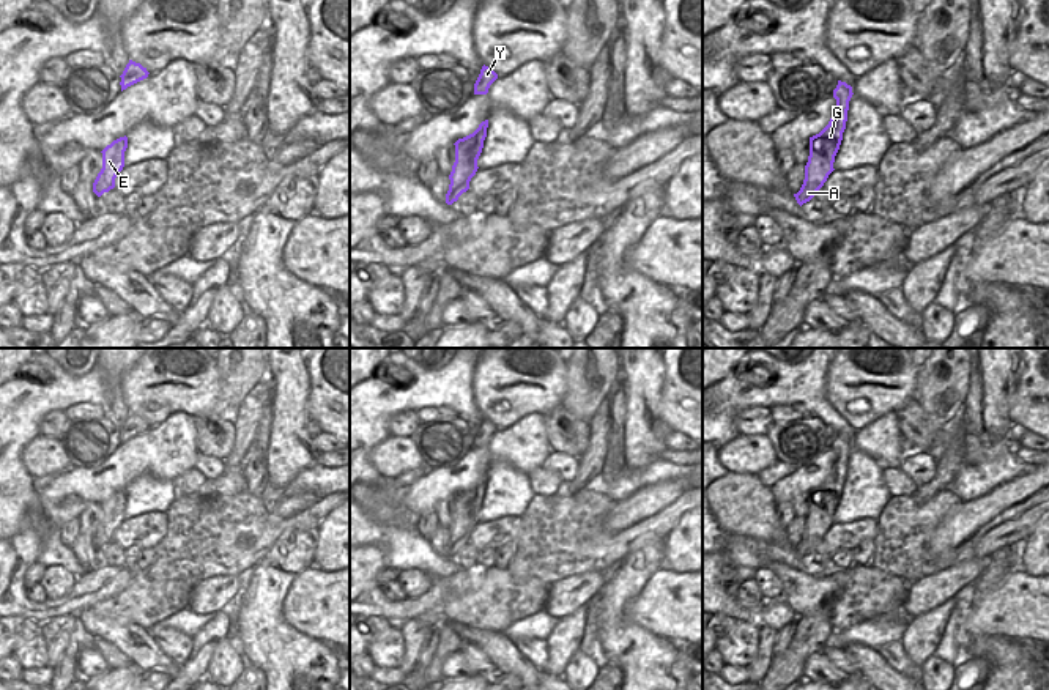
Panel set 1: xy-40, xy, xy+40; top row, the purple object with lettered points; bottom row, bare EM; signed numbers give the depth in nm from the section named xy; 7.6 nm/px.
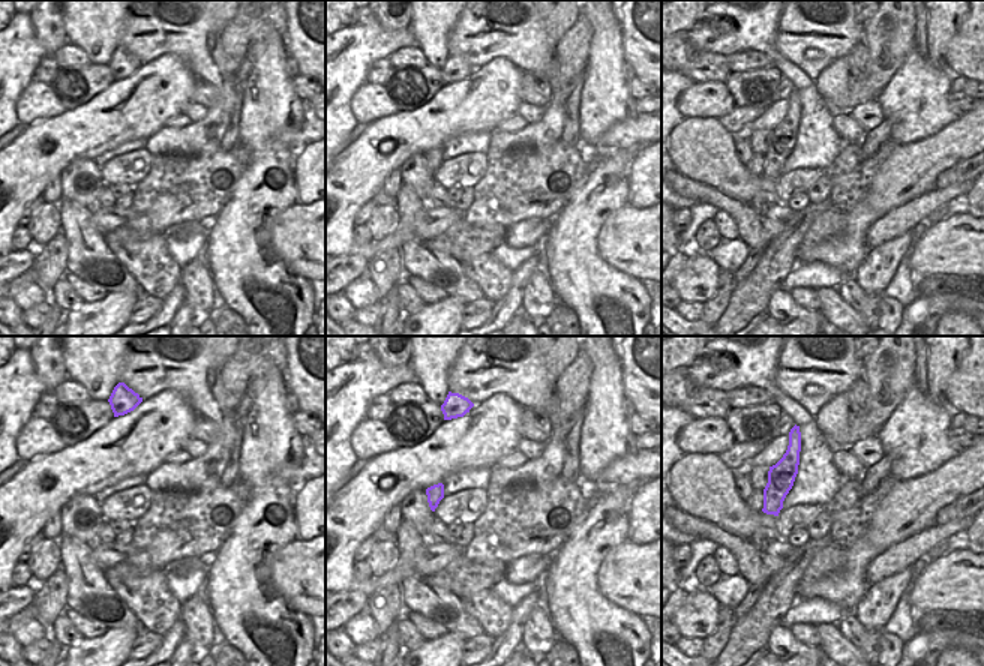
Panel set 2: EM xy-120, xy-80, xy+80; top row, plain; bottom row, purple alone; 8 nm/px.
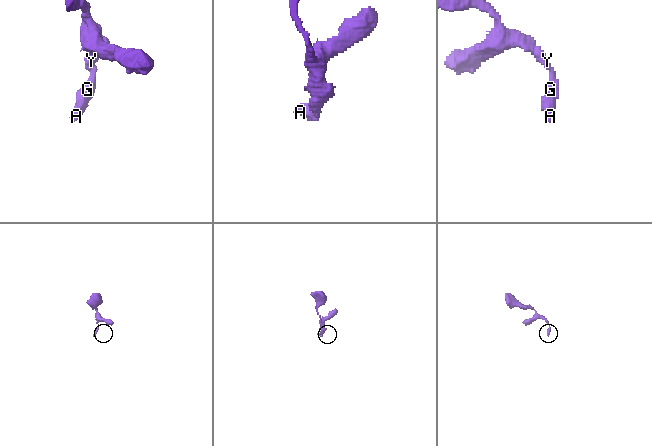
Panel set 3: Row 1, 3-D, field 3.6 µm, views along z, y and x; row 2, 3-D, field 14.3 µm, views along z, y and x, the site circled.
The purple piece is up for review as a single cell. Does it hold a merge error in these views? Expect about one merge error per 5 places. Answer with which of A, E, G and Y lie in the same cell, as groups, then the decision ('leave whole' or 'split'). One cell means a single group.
groups A E G Y; leave whole

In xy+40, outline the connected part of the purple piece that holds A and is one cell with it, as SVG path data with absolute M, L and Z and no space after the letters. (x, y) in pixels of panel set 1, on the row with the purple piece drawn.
M838 80L836 88L833 90L836 109L828 124L819 134L810 137L810 156L805 165L805 180L800 191L794 194L800 206L814 197L827 181L828 175L835 170L833 162L846 129L852 95L852 87Z

